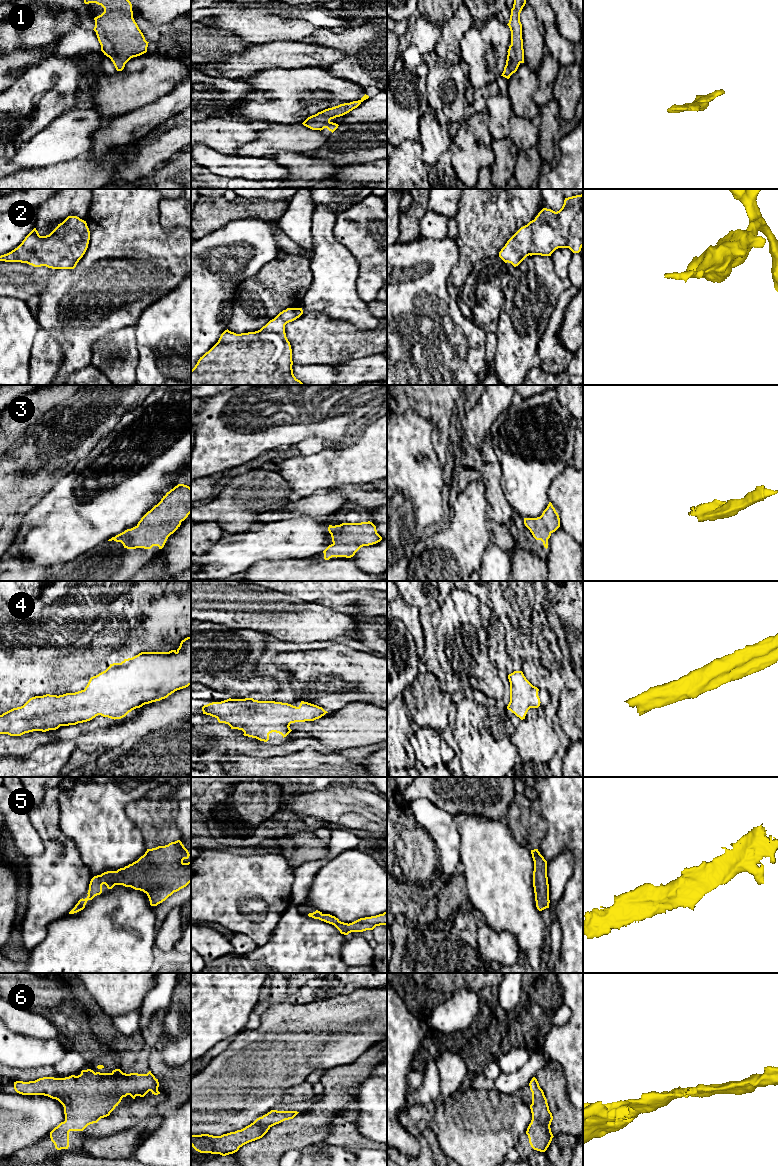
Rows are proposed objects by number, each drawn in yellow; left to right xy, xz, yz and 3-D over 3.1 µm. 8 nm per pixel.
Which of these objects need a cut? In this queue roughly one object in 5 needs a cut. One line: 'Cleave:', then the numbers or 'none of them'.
Cleave: none of them

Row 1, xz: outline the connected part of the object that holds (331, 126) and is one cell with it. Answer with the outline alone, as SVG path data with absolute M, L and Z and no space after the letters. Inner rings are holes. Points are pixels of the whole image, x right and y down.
M364 95L360 100L350 103L340 104L338 106L325 109L315 115L308 117L302 124L312 130L323 130L327 128L332 133L338 128L338 124L331 122L331 119L343 116L353 109L357 108L364 100L368 99L368 95Z

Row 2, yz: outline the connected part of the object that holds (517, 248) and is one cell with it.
M583 193L565 198L562 208L555 212L543 208L534 220L521 227L499 252L499 257L505 263L518 266L527 256L551 256L558 248L569 248L573 253L579 253L583 247Z

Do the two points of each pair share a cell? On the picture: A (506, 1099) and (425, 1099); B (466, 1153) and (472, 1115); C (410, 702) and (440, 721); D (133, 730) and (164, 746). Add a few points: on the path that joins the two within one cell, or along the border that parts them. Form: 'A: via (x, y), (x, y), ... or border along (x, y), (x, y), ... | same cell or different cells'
A: border along (440, 1094), (431, 1106) | different cells
B: via (468, 1144), (468, 1124) | same cell
C: via (415, 710), (421, 716), (432, 716) | same cell
D: border along (166, 726), (132, 739), (123, 746) | different cells

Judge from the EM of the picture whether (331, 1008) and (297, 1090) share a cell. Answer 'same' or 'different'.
different

